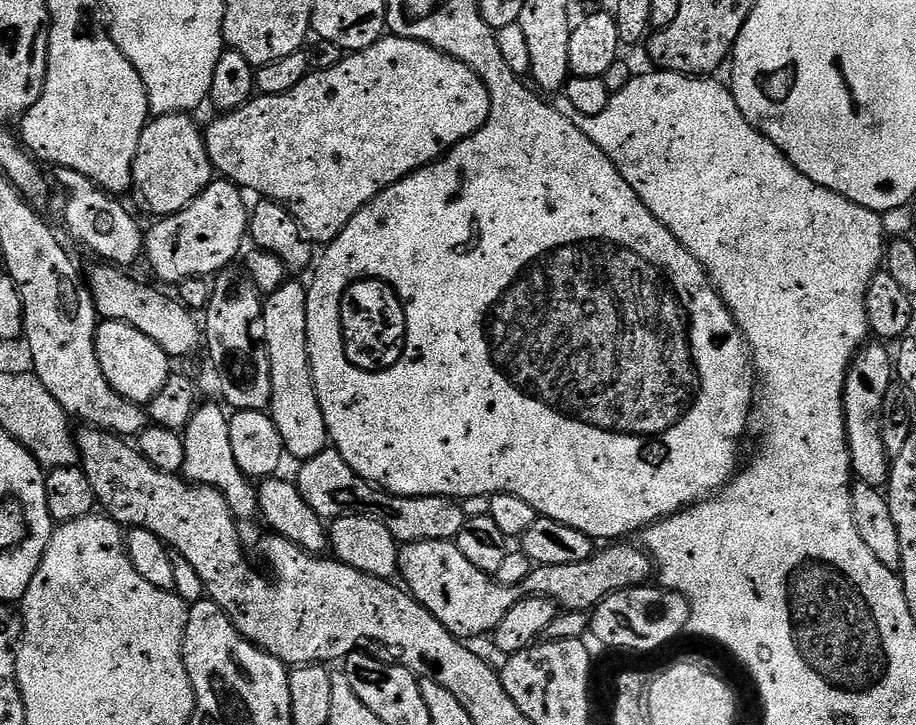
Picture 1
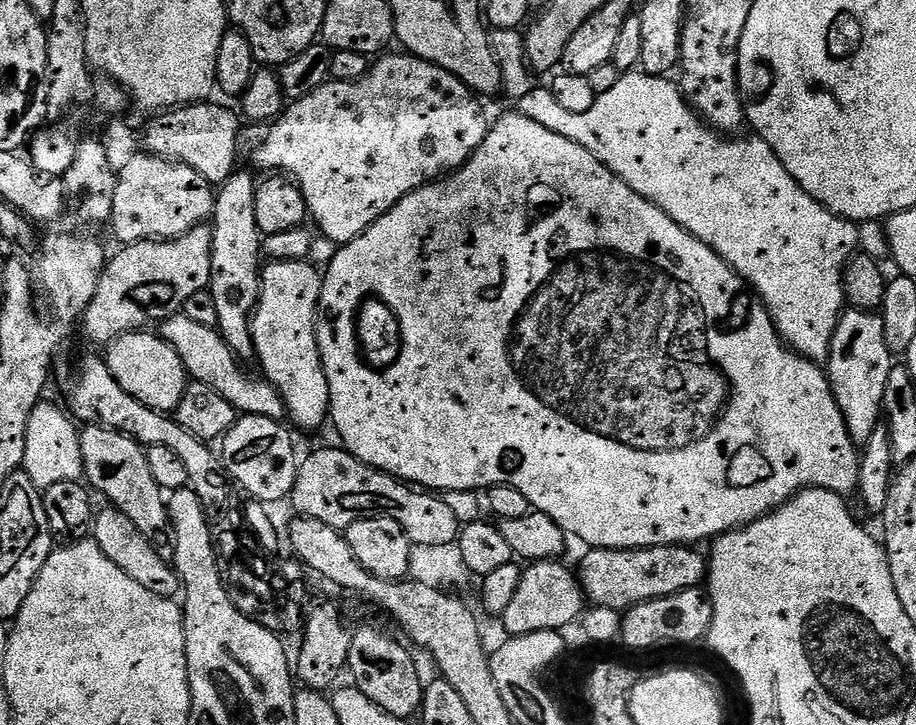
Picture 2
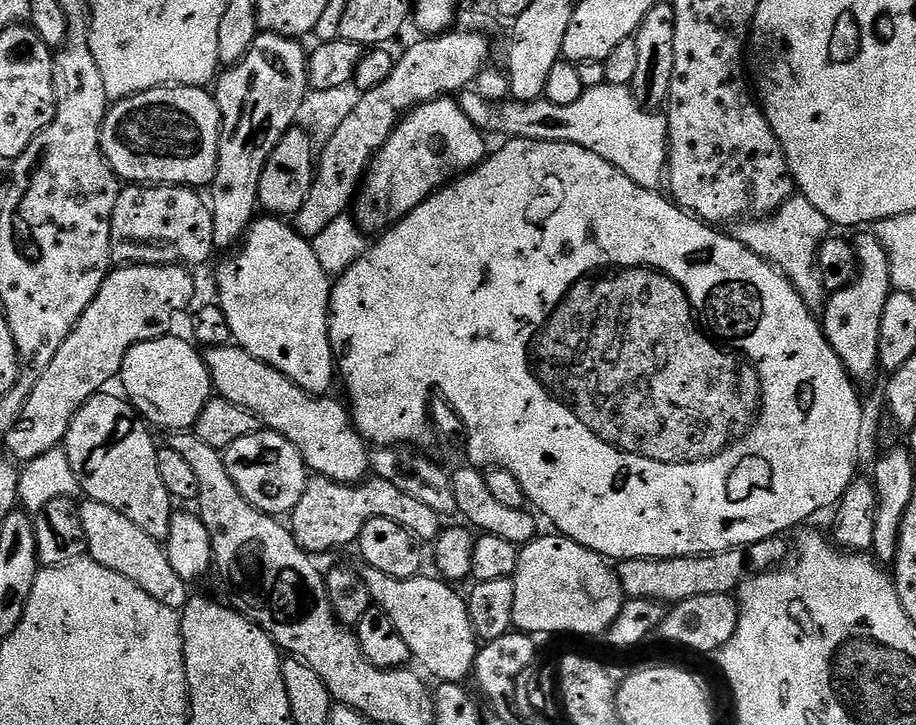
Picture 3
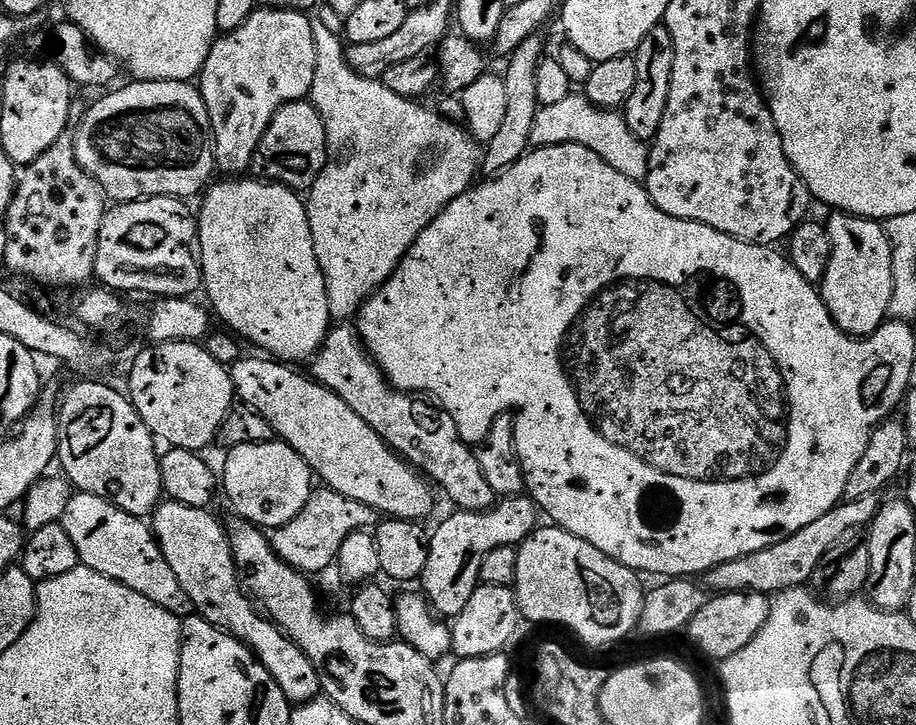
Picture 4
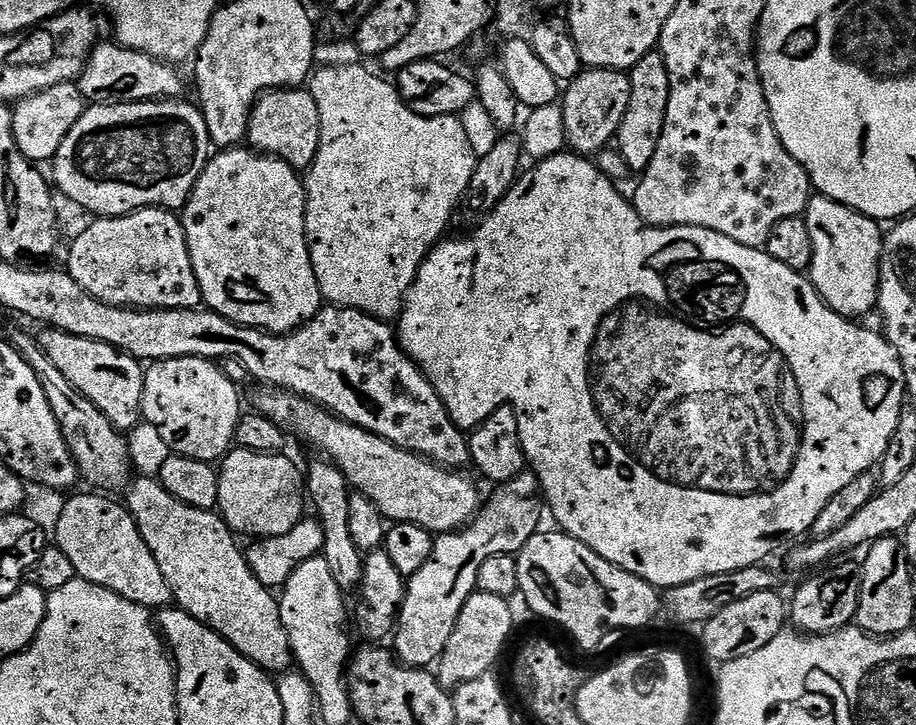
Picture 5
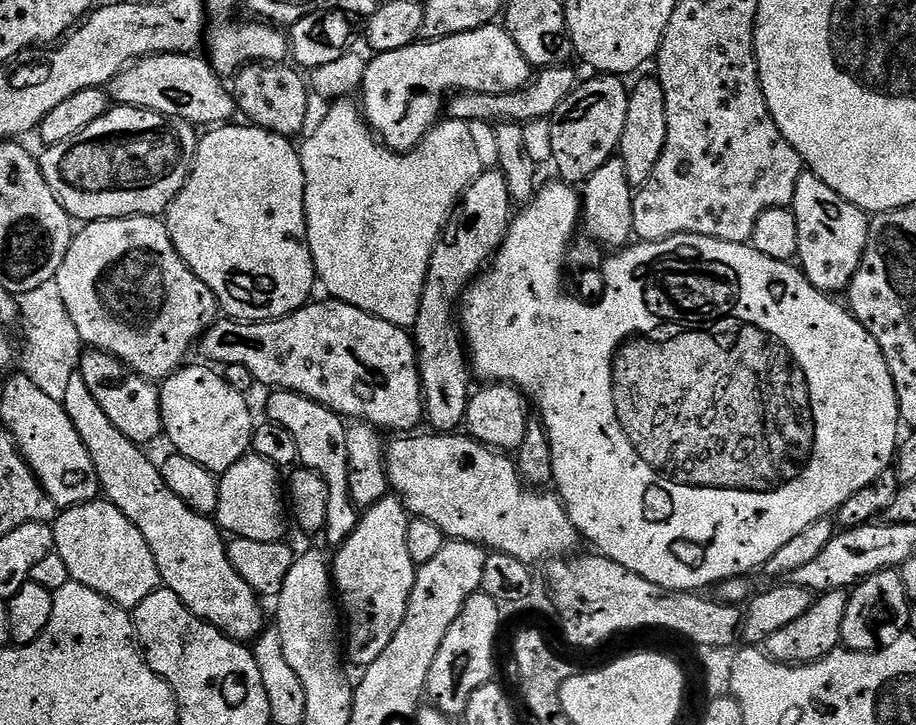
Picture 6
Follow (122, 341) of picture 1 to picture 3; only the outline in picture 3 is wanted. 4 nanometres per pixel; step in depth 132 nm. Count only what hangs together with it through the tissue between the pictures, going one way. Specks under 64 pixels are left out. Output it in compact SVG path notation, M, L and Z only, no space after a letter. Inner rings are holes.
M165 334L130 349L124 356L118 377L119 383L124 383L123 395L130 401L132 407L153 429L161 428L165 434L195 429L198 414L202 414L202 406L206 406L206 402L214 395L212 379L208 373L208 366L204 363L201 349L187 339L184 341L182 337L172 335Z

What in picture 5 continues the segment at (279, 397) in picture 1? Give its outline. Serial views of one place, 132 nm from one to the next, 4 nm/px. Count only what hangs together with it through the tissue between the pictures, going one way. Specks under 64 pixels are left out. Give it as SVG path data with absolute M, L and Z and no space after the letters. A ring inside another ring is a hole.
M247 146L217 151L188 196L182 223L200 295L211 311L247 328L263 328L277 334L292 332L316 317L322 297L308 249L306 194L297 169Z

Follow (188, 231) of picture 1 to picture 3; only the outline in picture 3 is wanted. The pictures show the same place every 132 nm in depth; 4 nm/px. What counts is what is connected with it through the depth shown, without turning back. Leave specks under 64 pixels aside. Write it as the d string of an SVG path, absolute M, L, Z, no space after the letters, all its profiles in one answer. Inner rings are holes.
M131 262L123 266L125 268L116 266L109 271L94 302L86 306L82 318L78 318L74 330L66 338L66 342L58 346L58 354L54 354L50 366L46 366L46 374L42 374L34 390L30 390L30 398L26 398L24 409L19 420L16 421L15 428L8 432L6 448L13 461L31 462L40 456L45 456L50 450L61 447L70 430L70 422L80 413L83 404L92 396L103 393L107 389L104 387L111 380L115 381L119 377L125 354L142 342L165 335L169 331L168 323L179 312L193 307L196 280L188 273L191 271L187 267L179 264L133 264Z

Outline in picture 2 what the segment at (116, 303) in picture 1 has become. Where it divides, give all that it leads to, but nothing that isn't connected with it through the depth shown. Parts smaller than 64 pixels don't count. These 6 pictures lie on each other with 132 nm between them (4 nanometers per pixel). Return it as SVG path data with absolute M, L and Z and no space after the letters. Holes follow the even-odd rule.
M177 314L168 317L159 325L158 334L176 351L178 358L182 358L182 366L188 371L189 377L218 390L218 394L222 394L222 398L226 398L226 402L230 402L230 406L234 406L237 413L265 416L278 421L285 419L284 399L276 393L275 386L263 378L255 380L254 377L247 376L240 369L241 361L230 350L230 346L226 346L216 328L202 326L199 322Z

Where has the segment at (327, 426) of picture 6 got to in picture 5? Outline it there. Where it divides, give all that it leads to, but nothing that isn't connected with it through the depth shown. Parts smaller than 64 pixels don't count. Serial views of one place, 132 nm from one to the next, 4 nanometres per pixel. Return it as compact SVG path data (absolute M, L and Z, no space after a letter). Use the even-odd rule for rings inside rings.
M316 458L309 468L306 468L306 492L316 503L318 519L324 527L323 557L326 560L334 579L343 590L359 589L364 577L364 557L358 546L354 546L354 538L350 535L350 498L352 492L348 480L338 470L338 466L327 458Z

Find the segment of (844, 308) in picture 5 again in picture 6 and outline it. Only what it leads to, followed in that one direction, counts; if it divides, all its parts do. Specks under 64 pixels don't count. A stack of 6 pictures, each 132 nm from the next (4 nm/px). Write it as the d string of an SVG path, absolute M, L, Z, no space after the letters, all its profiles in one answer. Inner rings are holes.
M807 170L798 178L798 186L794 186L794 198L790 207L798 222L798 264L804 277L819 292L843 293L854 278L868 245L869 213L846 202L846 198L830 190L826 182Z

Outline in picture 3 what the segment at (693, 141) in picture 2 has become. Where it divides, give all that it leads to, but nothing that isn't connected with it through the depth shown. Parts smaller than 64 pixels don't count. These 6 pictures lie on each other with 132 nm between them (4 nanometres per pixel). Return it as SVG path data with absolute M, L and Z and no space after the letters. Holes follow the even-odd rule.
M605 82L602 86L586 88L582 98L578 98L578 102L572 103L571 106L554 106L554 102L543 98L530 102L511 98L507 100L482 100L472 90L459 93L458 99L466 118L470 118L480 132L485 134L501 132L501 137L517 140L566 142L574 146L582 146L586 150L598 154L598 158L602 158L613 164L618 170L622 170L622 174L626 174L626 178L630 178L638 186L656 190L665 183L668 167L668 121L659 111L649 110L647 107L641 106L632 95L631 87ZM796 194L785 204L781 204L771 214L756 218L753 224L740 222L735 225L734 235L754 254L763 256L770 264L775 264L798 290L798 294L816 310L825 303L824 283L816 271L816 255L820 253L822 241L829 235L830 225L821 212L814 210L805 196Z

